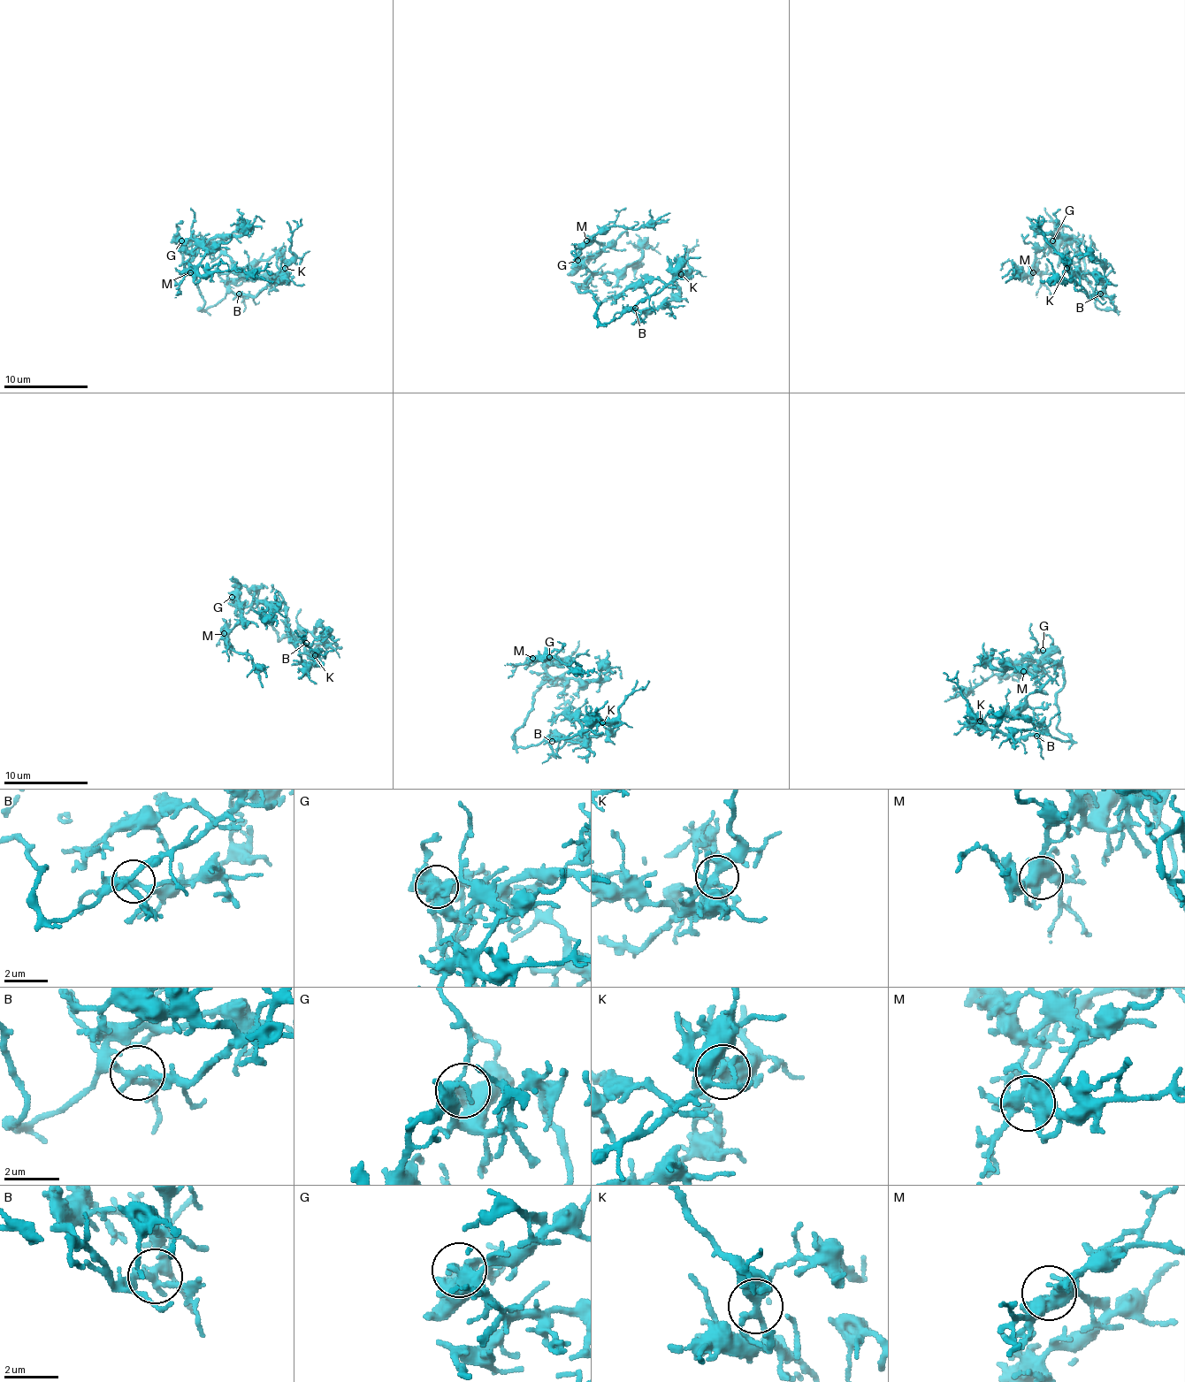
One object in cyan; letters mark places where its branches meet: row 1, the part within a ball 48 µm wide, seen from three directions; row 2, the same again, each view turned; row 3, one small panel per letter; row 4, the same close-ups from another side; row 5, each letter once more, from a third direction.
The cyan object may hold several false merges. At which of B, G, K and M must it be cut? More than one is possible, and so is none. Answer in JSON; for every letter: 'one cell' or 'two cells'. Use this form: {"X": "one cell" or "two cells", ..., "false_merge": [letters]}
{"B": "one cell", "G": "one cell", "K": "one cell", "M": "one cell", "false_merge": []}

